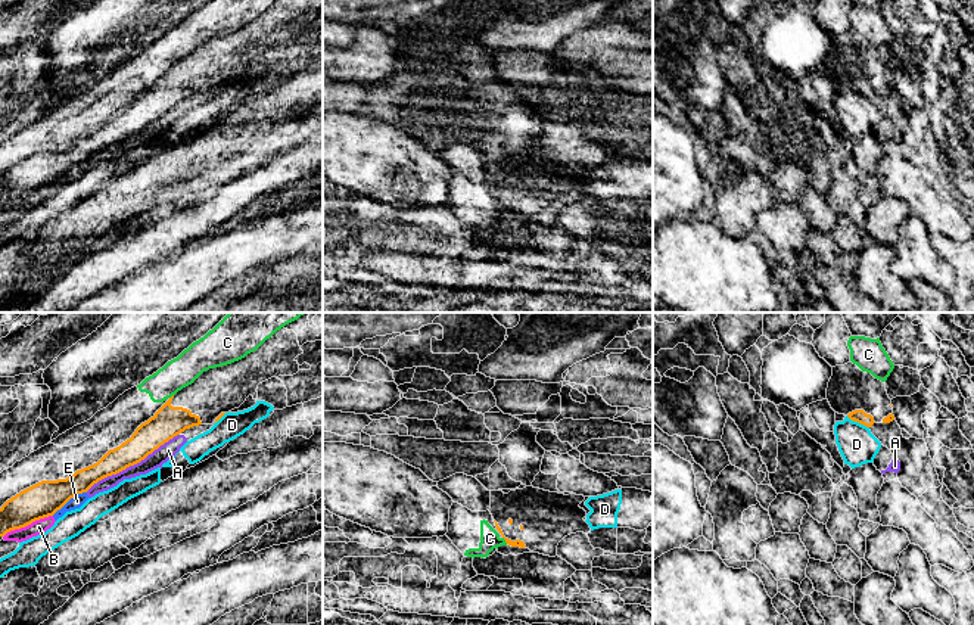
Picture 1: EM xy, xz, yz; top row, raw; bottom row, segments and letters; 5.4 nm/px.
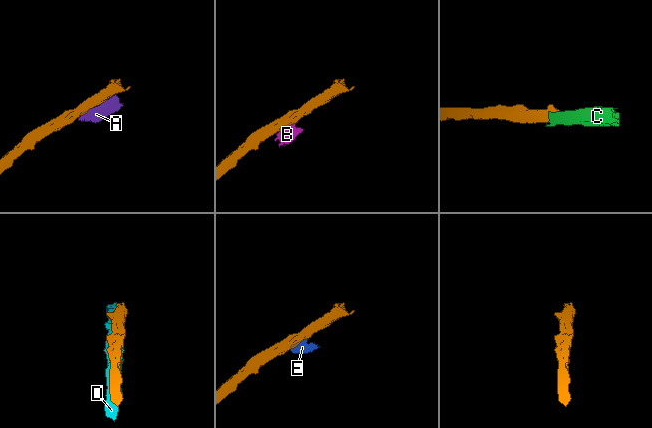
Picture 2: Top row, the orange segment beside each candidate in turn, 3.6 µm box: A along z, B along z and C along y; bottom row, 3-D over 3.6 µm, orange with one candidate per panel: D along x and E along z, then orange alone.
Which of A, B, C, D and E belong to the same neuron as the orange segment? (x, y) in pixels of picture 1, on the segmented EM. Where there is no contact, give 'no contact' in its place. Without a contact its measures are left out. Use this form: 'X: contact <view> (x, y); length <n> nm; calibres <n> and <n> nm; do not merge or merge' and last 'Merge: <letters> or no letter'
A: contact xy (131, 465); length 600 nm; calibres 160 and 90 nm; do not merge
B: contact xy (27, 525); length 300 nm; calibres 190 and 80 nm; do not merge
C: contact xz (504, 538); length 50 nm; calibres 50 and 110 nm; do not merge
D: contact yz (858, 422); length 140 nm; calibres 70 and 200 nm; do not merge
E: contact xy (68, 500); length 240 nm; calibres 190 and 70 nm; do not merge
Merge: no letter

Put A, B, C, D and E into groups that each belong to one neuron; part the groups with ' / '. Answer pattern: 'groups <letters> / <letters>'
groups A B E / C / D

